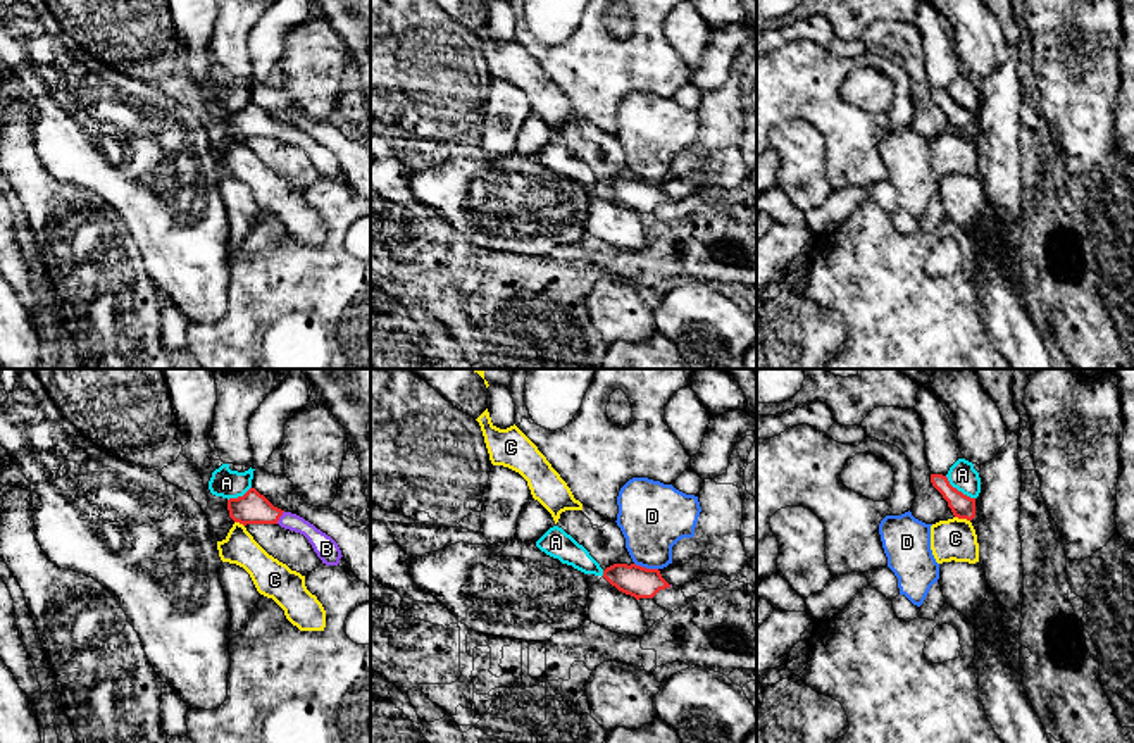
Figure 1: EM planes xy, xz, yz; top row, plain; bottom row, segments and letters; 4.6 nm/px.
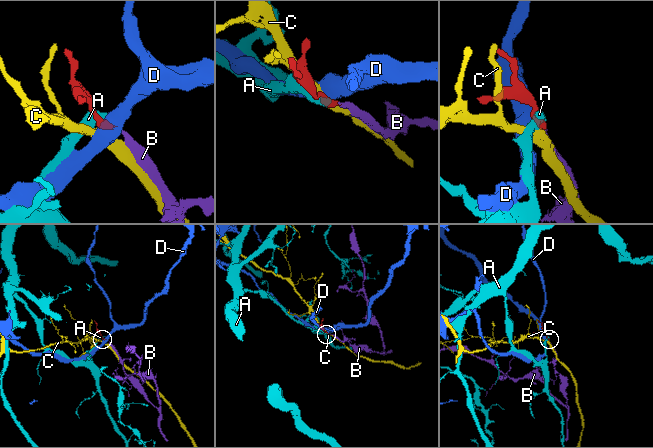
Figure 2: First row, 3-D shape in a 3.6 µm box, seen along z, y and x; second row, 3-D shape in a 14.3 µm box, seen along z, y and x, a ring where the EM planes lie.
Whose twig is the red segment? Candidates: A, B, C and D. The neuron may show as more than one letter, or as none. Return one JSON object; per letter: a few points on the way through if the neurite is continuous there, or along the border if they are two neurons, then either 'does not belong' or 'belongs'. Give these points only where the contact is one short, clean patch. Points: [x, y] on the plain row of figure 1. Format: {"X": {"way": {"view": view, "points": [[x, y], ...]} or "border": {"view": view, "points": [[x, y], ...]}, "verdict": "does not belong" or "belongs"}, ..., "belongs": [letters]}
{"A": {"border": {"view": "yz", "points": [[945, 90], [953, 100], [974, 112]]}, "verdict": "does not belong"}, "B": {"way": {"view": "xy", "points": [[252, 121], [280, 130], [304, 140], [323, 159]]}, "verdict": "belongs"}, "C": {"border": {"view": "yz", "points": [[955, 130], [969, 135]]}, "verdict": "does not belong"}, "D": {"border": {"view": "xz", "points": [[635, 176], [657, 183]]}, "verdict": "does not belong"}, "belongs": ["B"]}

